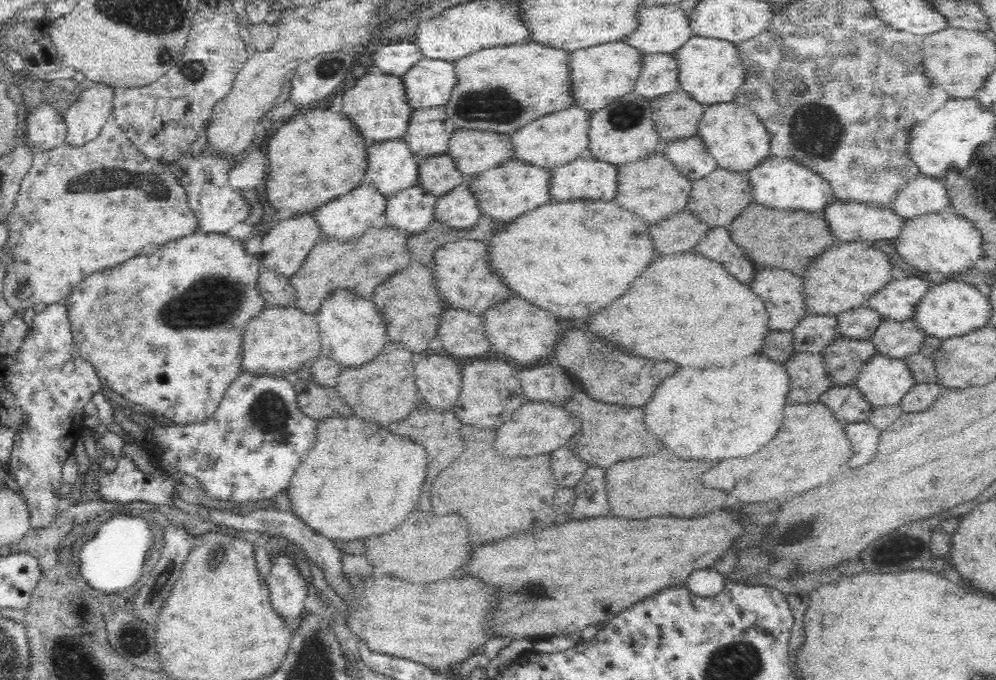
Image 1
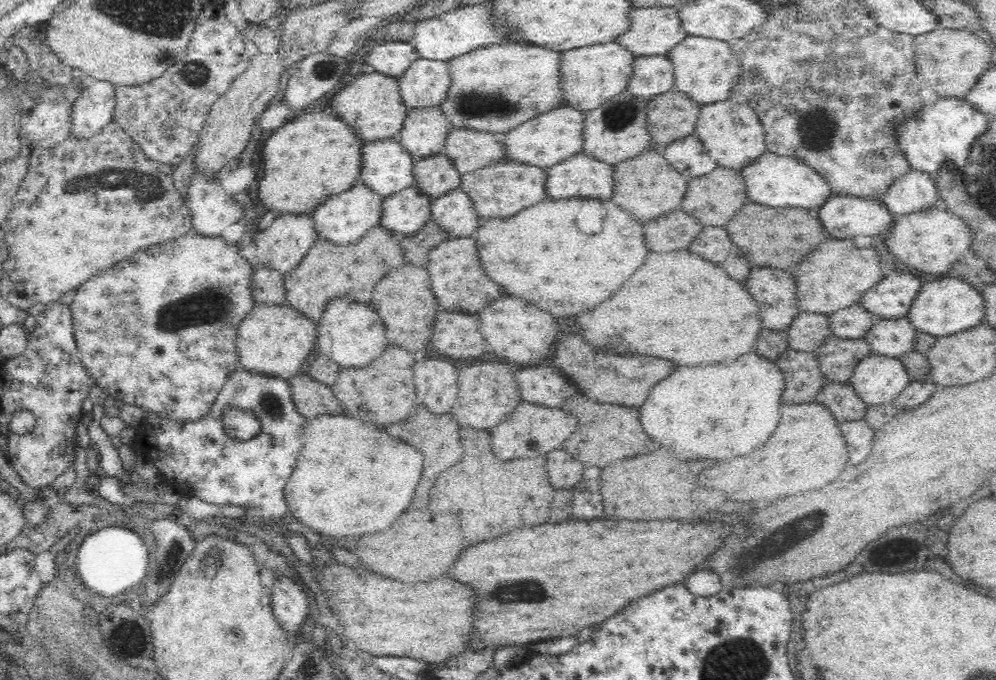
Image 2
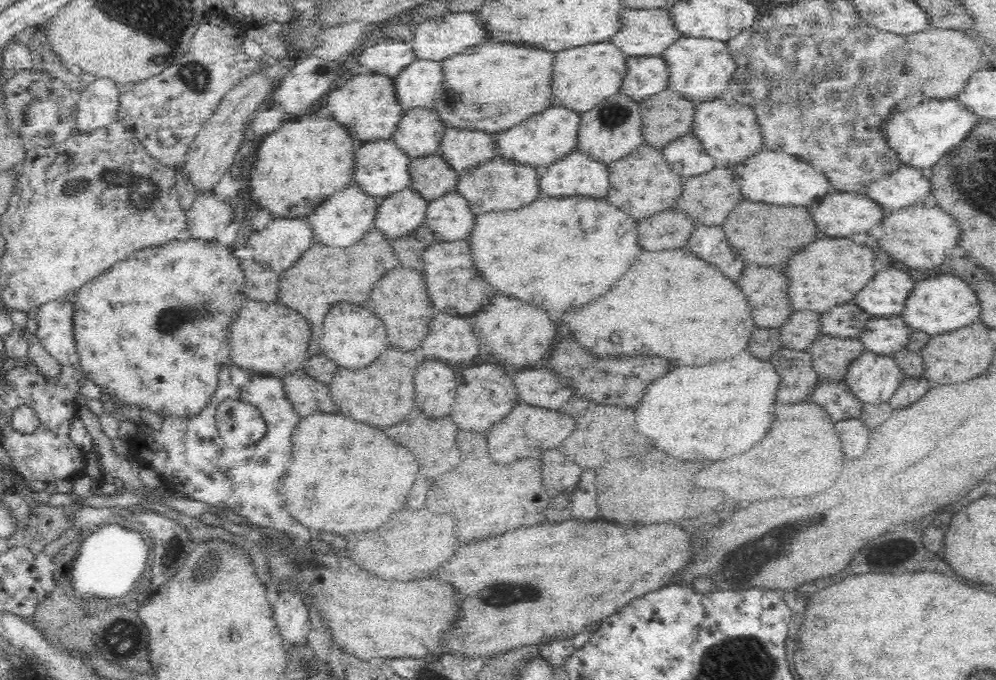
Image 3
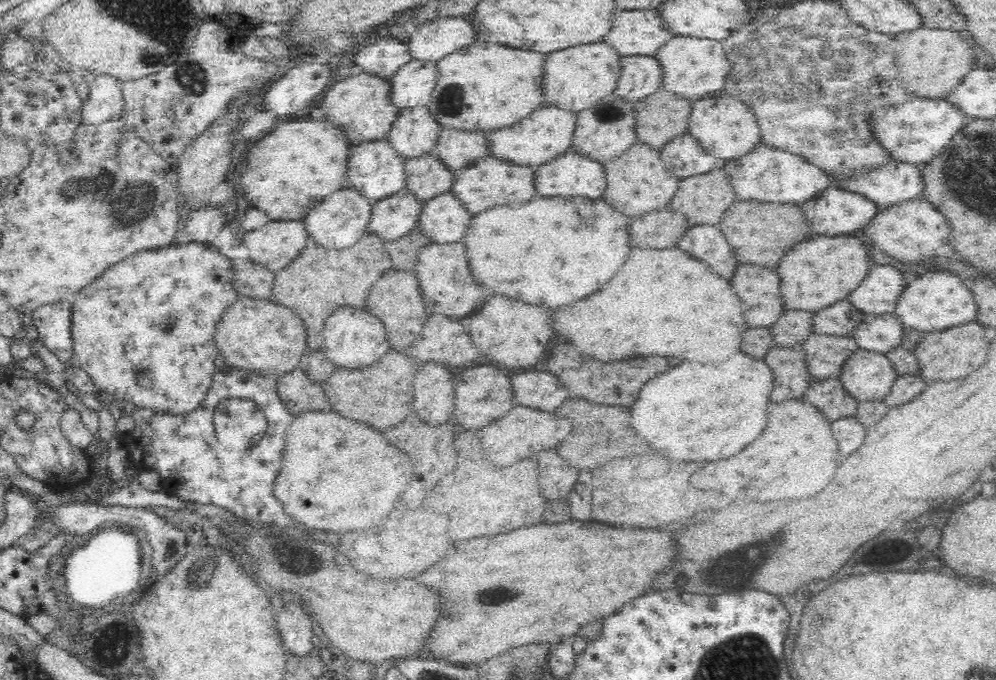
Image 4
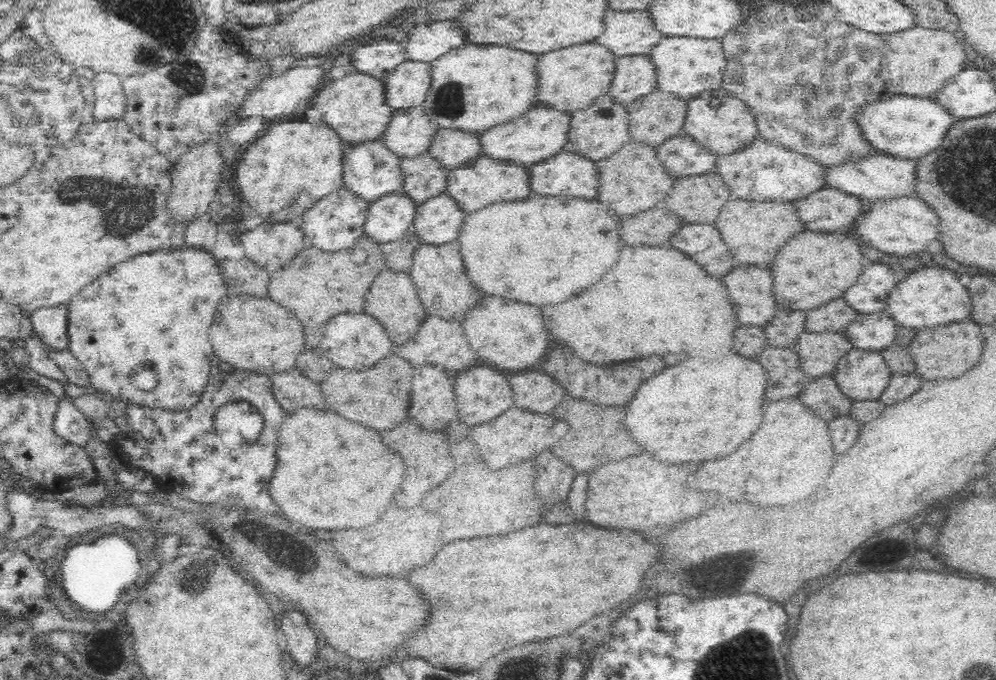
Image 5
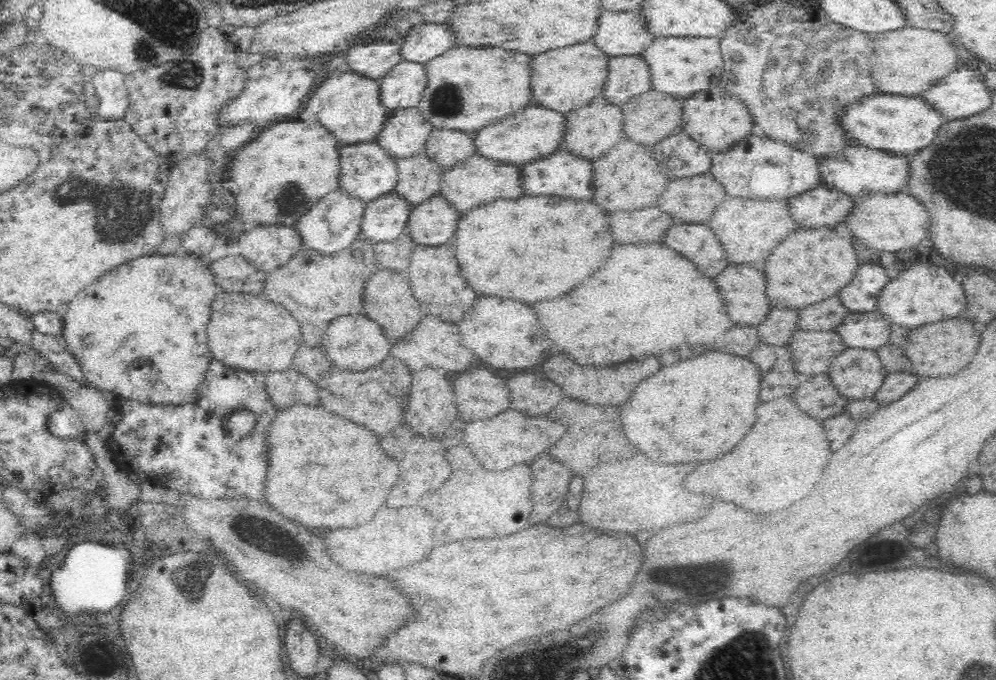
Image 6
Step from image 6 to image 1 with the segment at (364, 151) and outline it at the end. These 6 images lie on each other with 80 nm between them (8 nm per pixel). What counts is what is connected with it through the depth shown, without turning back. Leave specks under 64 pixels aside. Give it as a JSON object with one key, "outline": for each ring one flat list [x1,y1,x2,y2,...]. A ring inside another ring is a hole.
{"outline":[[400,138,367,147,365,181,386,197,418,185,418,163]]}

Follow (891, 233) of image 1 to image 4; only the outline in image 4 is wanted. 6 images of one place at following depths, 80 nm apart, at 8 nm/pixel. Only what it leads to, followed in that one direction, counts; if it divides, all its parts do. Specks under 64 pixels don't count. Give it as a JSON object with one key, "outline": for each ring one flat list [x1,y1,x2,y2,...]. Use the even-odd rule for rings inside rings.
{"outline":[[829,186,822,194,804,202,802,210,814,234,832,236,860,230,878,208,864,196]]}

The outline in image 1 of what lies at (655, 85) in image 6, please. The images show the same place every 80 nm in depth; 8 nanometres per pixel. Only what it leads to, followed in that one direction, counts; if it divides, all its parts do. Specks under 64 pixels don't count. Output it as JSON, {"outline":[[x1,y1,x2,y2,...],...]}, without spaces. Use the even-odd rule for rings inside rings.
{"outline":[[693,35,686,44,673,52,679,70,678,88,705,106,734,101,745,73,745,66,736,52,735,45,726,40]]}

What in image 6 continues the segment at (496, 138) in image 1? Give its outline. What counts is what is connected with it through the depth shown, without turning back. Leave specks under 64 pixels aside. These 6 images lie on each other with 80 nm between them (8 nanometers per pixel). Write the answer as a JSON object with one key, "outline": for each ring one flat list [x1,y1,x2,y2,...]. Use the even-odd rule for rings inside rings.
{"outline":[[440,129,430,133,423,152,443,171,451,169,453,164,474,154,472,136,466,132]]}

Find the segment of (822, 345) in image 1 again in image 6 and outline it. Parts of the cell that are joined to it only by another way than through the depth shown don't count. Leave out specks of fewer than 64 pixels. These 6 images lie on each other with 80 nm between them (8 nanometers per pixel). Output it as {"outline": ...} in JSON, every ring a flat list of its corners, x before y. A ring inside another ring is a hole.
{"outline":[[772,308,764,318,764,322,758,326,760,342,772,344,772,346,786,345,792,332,796,330,796,318,798,318,796,310]]}

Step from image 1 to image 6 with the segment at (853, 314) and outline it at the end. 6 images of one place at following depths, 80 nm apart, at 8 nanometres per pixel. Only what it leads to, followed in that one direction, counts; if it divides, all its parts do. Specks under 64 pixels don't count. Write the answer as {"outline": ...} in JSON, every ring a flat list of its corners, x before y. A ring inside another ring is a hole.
{"outline":[[838,295,806,306,798,312,798,328,808,331,834,331,850,312,843,307]]}

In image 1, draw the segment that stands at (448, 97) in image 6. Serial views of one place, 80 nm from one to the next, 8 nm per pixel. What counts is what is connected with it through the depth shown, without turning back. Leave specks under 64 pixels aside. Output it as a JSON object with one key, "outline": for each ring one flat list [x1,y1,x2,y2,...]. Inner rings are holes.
{"outline":[[510,44,484,48,453,62,456,84,445,104,447,116,458,129,506,134,516,132,530,120,568,108,571,87,567,70,568,52,542,44]]}

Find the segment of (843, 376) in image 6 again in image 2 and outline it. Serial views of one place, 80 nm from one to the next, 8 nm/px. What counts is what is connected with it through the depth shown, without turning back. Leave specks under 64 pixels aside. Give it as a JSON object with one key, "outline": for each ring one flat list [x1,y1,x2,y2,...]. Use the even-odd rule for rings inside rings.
{"outline":[[870,353,855,364,849,384,867,406,890,404,910,382,897,358]]}

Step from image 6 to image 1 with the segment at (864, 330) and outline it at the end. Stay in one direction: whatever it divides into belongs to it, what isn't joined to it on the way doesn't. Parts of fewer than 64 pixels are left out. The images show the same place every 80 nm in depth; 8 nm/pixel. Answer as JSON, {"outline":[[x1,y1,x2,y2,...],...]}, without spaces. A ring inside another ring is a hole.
{"outline":[[910,318,902,322,883,320,868,339,881,355,903,359,909,354,920,352,925,336]]}

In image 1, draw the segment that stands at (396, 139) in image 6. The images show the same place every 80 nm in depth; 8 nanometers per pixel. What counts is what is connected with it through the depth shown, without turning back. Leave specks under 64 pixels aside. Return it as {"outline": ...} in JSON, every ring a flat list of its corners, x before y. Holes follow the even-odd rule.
{"outline":[[445,107,413,109,401,139,419,162,427,156,446,153,450,137,456,129]]}

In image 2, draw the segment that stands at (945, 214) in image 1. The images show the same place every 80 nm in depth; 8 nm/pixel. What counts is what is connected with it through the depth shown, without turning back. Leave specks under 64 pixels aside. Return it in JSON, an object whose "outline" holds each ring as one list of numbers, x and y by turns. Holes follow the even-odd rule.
{"outline":[[940,205,894,217,886,237,885,245,892,255,910,265,917,272,929,272,944,276,951,271,954,262,960,261,960,254,970,250,971,234,958,215,948,212]]}

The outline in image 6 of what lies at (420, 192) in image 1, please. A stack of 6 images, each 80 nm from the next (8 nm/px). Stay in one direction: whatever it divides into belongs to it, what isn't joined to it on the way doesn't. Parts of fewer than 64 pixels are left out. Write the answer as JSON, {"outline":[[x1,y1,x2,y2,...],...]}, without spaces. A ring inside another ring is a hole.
{"outline":[[395,191,368,201,362,218,362,236,372,243,394,240,404,232,412,206]]}

